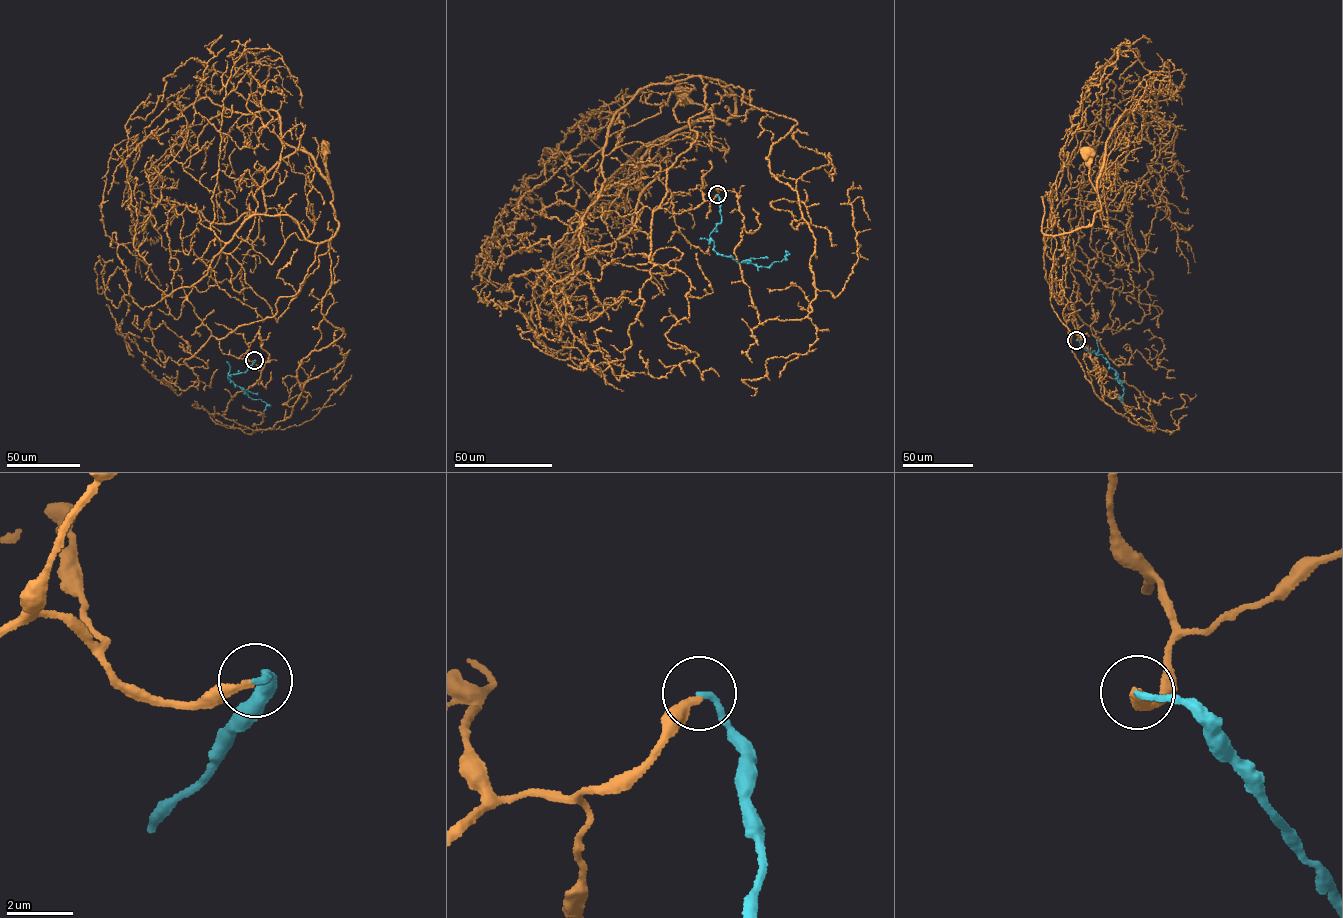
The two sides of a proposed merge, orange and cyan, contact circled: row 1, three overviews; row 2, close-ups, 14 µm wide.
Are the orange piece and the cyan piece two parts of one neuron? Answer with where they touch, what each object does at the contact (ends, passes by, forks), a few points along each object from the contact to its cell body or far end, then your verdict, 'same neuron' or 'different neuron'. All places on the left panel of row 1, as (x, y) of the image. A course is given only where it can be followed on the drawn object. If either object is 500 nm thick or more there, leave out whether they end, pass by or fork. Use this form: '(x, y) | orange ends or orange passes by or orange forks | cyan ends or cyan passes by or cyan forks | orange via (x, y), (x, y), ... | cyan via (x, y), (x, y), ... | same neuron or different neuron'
(254, 360) | orange ends | cyan ends | orange via (254, 360), (223, 353), (217, 339), (275, 315), (277, 299), (298, 291), (317, 247), (336, 231), (326, 146) | cyan via (254, 360), (246, 371), (228, 378), (250, 397), (266, 403), (263, 411) | same neuron

